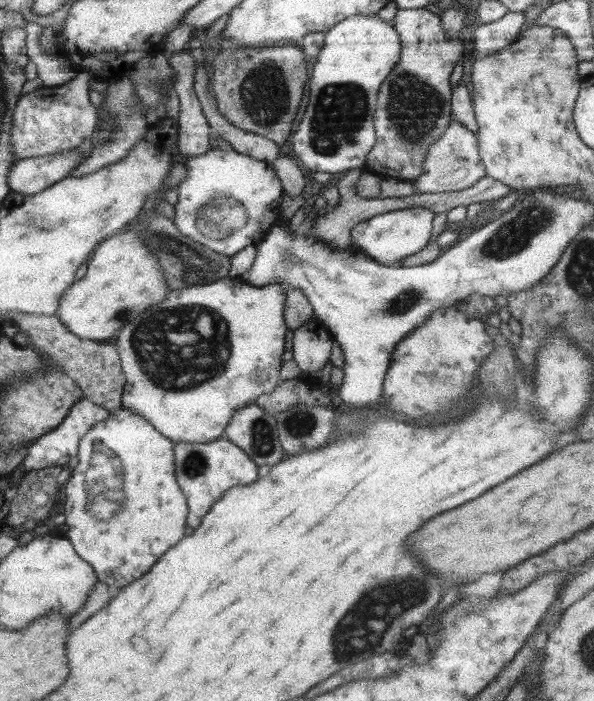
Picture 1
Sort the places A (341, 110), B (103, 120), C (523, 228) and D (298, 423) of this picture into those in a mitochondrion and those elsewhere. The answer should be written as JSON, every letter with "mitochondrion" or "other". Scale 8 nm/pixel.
{"A":"mitochondrion","B":"other","C":"mitochondrion","D":"mitochondrion"}

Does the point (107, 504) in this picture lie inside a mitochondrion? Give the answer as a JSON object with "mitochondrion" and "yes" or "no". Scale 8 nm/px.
{"mitochondrion":"yes"}

